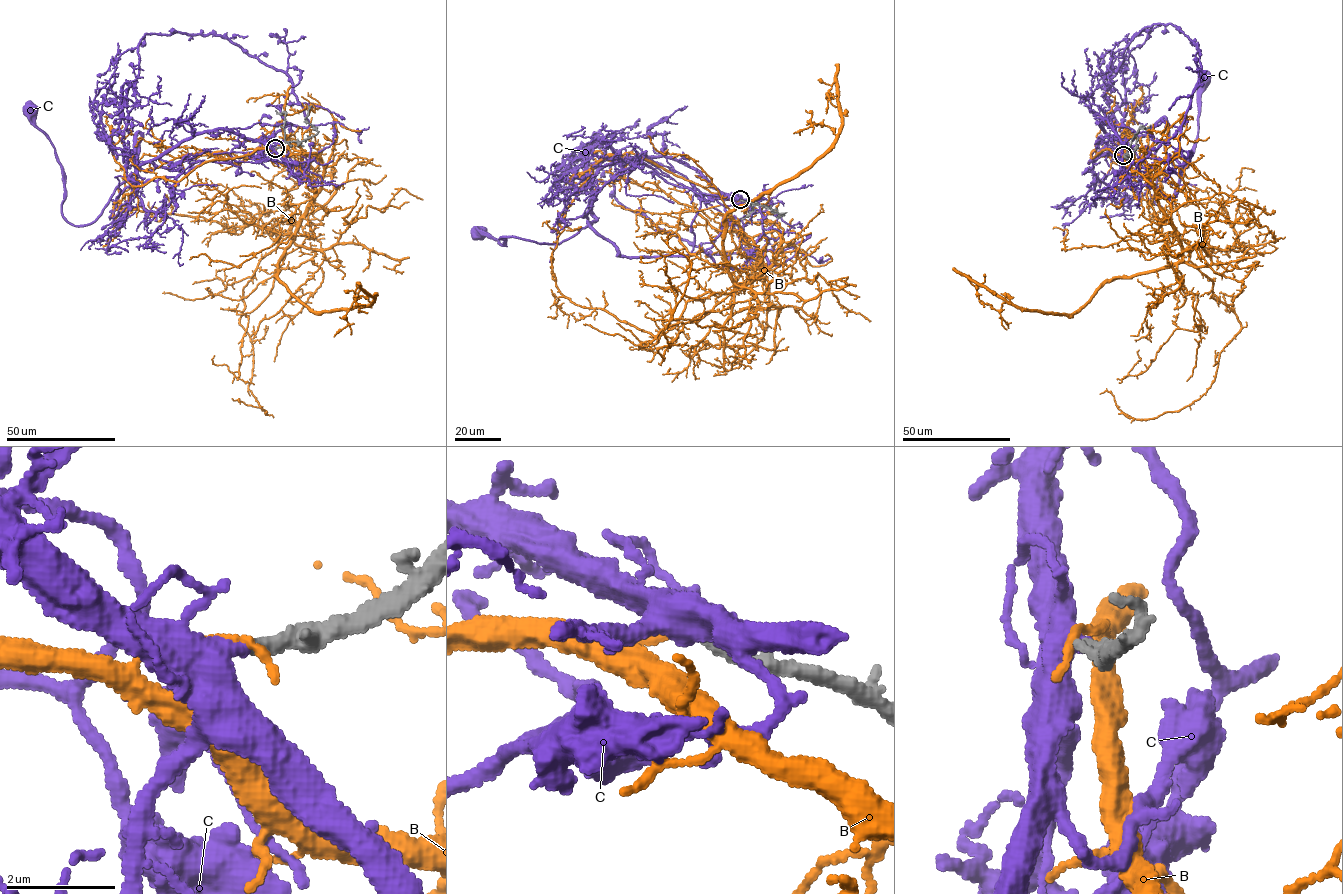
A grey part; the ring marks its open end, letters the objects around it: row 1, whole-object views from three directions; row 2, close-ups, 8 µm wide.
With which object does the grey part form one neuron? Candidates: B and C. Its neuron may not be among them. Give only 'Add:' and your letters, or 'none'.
Add: C

